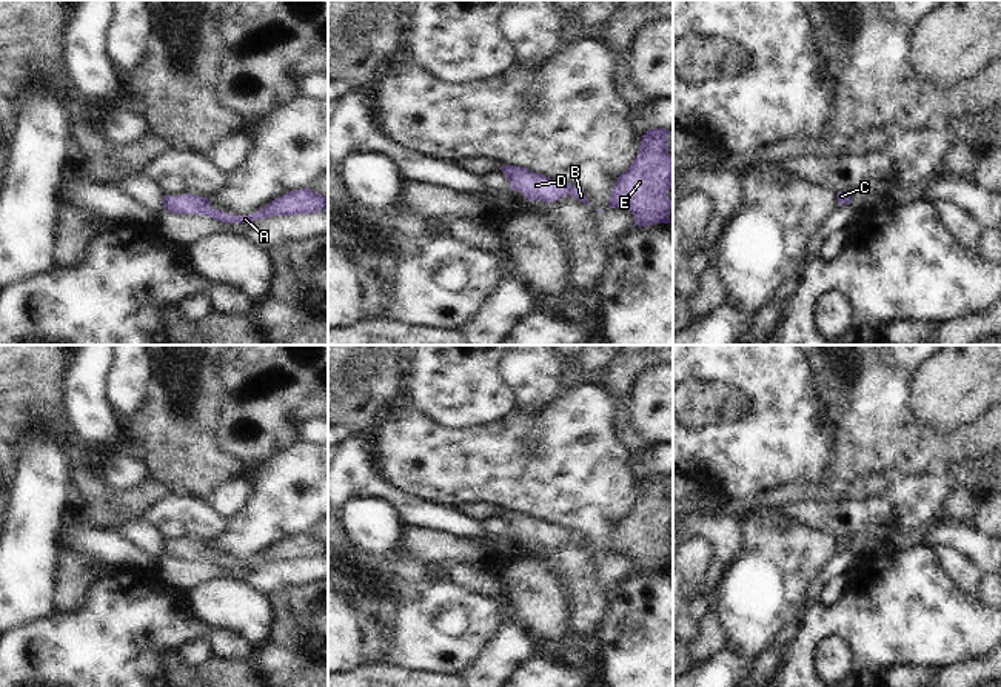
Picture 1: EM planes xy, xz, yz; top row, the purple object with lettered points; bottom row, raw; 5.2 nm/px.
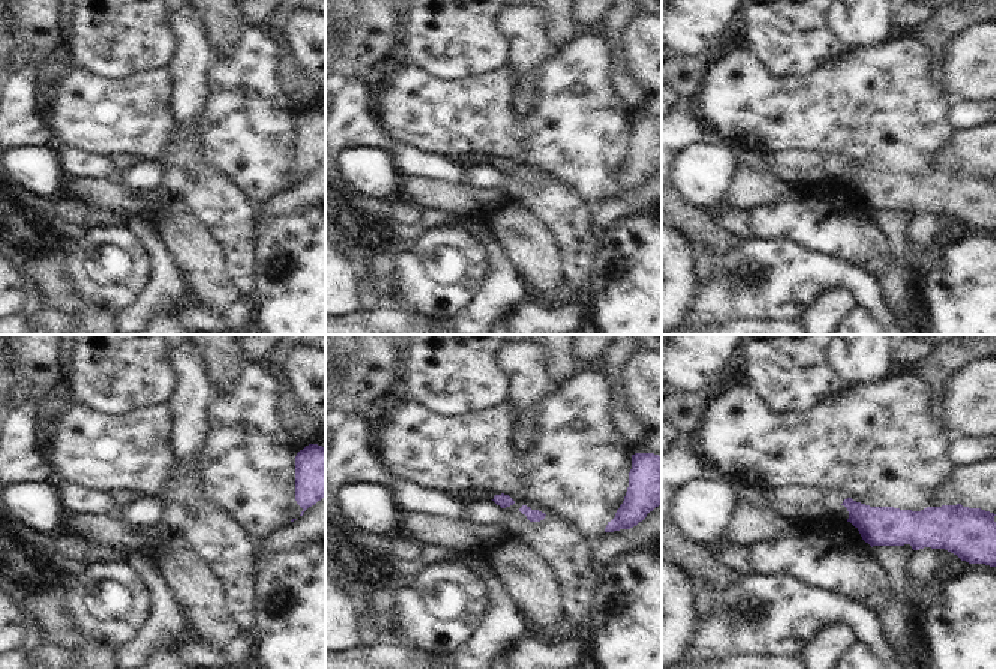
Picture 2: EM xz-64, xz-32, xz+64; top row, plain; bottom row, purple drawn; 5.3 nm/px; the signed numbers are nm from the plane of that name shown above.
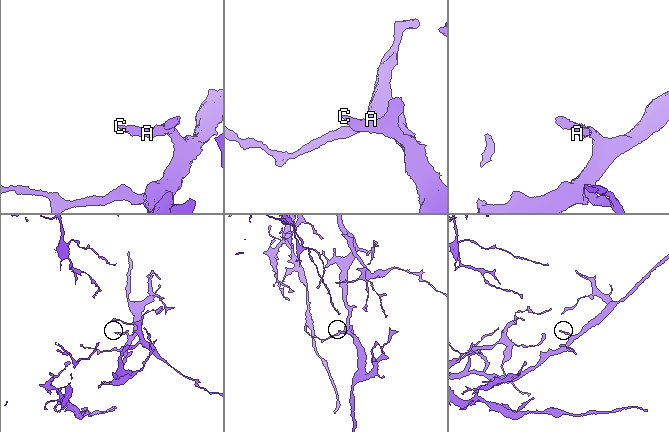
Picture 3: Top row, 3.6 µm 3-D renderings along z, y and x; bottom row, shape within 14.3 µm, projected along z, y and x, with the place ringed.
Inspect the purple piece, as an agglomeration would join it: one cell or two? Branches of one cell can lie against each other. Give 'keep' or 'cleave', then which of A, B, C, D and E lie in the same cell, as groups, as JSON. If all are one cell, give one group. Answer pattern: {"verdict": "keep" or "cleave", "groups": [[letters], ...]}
{"verdict": "keep", "groups": [["A", "B", "C", "D", "E"]]}

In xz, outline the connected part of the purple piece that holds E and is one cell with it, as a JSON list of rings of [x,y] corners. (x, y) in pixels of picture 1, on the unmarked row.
[[[656,473],[642,481],[639,499],[621,519],[611,536],[608,553],[624,553],[634,561],[634,570],[671,568],[668,542],[673,527],[673,504],[668,499],[670,474]]]

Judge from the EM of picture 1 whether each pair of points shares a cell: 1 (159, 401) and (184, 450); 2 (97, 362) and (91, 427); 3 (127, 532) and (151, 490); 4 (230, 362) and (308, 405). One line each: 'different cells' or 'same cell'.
1: same cell
2: same cell
3: different cells
4: same cell

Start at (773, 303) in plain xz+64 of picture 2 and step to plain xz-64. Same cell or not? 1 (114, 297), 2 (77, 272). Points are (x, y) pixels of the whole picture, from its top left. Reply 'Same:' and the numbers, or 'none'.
Same: 1, 2

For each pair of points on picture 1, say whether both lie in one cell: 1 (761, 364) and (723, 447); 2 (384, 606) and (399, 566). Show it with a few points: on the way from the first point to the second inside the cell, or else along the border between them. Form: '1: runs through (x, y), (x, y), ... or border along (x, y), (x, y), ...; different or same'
1: runs through (761, 385), (761, 412), (744, 428); same
2: runs through (393, 596), (393, 579), (396, 575); same

